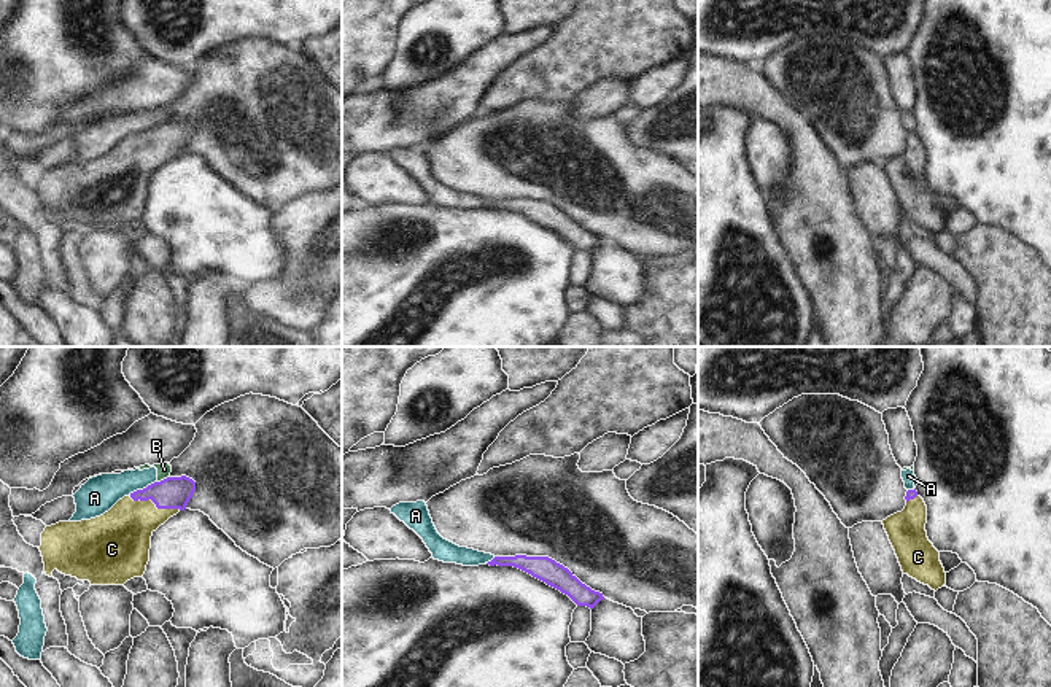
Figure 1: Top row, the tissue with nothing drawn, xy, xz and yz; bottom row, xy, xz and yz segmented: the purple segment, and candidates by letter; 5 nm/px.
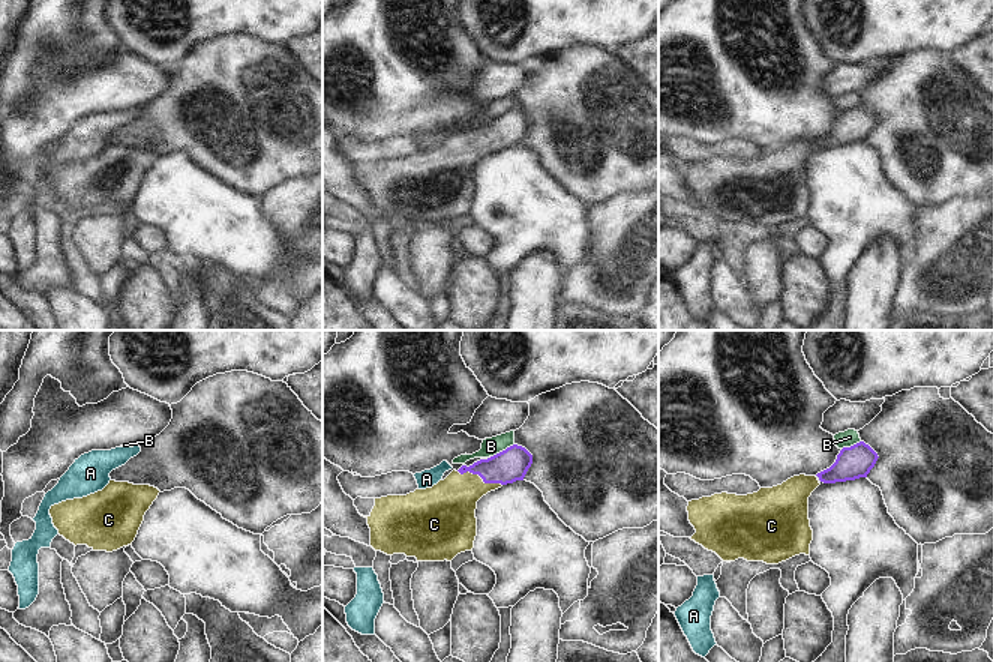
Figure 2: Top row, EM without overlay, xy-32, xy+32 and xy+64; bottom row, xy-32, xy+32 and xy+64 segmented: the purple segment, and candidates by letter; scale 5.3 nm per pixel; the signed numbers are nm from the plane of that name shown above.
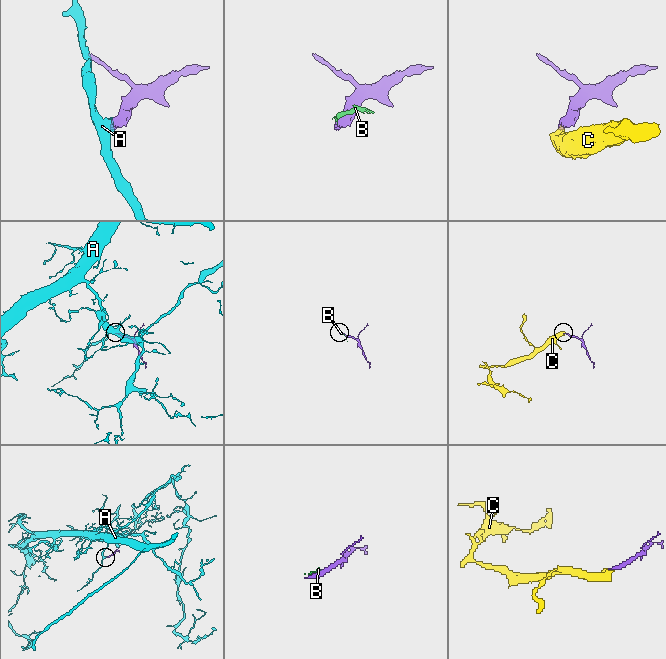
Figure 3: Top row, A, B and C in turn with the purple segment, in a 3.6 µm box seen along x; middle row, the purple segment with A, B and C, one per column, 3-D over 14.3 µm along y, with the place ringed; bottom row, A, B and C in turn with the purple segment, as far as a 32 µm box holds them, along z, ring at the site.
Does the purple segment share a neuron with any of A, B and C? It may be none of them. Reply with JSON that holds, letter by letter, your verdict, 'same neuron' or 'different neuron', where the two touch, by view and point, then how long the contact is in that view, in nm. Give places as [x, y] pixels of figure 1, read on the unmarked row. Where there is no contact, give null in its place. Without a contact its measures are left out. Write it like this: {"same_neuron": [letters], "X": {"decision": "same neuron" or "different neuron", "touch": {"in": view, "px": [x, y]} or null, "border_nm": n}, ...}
{"same_neuron": ["C"], "A": {"decision": "different neuron", "touch": {"in": "xy", "px": [143, 132]}, "border_nm": 150}, "B": {"decision": "different neuron", "touch": {"in": "xy", "px": [164, 123]}, "border_nm": 80}, "C": {"decision": "same neuron", "touch": {"in": "xy", "px": [155, 147]}, "border_nm": 280}}

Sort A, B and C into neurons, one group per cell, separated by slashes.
A B / C

